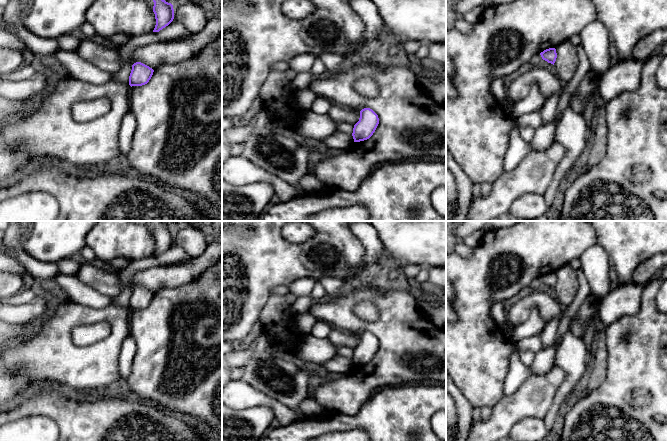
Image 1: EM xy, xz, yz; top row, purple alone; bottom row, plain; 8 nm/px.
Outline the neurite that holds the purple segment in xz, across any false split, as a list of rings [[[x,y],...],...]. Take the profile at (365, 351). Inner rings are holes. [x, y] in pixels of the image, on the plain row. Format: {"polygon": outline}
{"polygon": [[[364,332],[360,335],[359,345],[353,352],[354,366],[360,366],[369,363],[375,356],[379,348],[378,339],[370,332]]]}

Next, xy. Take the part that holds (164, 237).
{"polygon": [[[162,221],[151,222],[154,226],[153,236],[156,243],[156,249],[153,256],[159,256],[173,245],[174,233],[173,229],[163,224]]]}

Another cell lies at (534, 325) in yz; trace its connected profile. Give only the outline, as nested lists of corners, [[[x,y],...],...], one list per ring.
[[[534,306],[530,316],[524,323],[514,325],[511,335],[514,340],[519,342],[526,337],[540,335],[546,325],[547,323],[540,316],[538,308]]]

